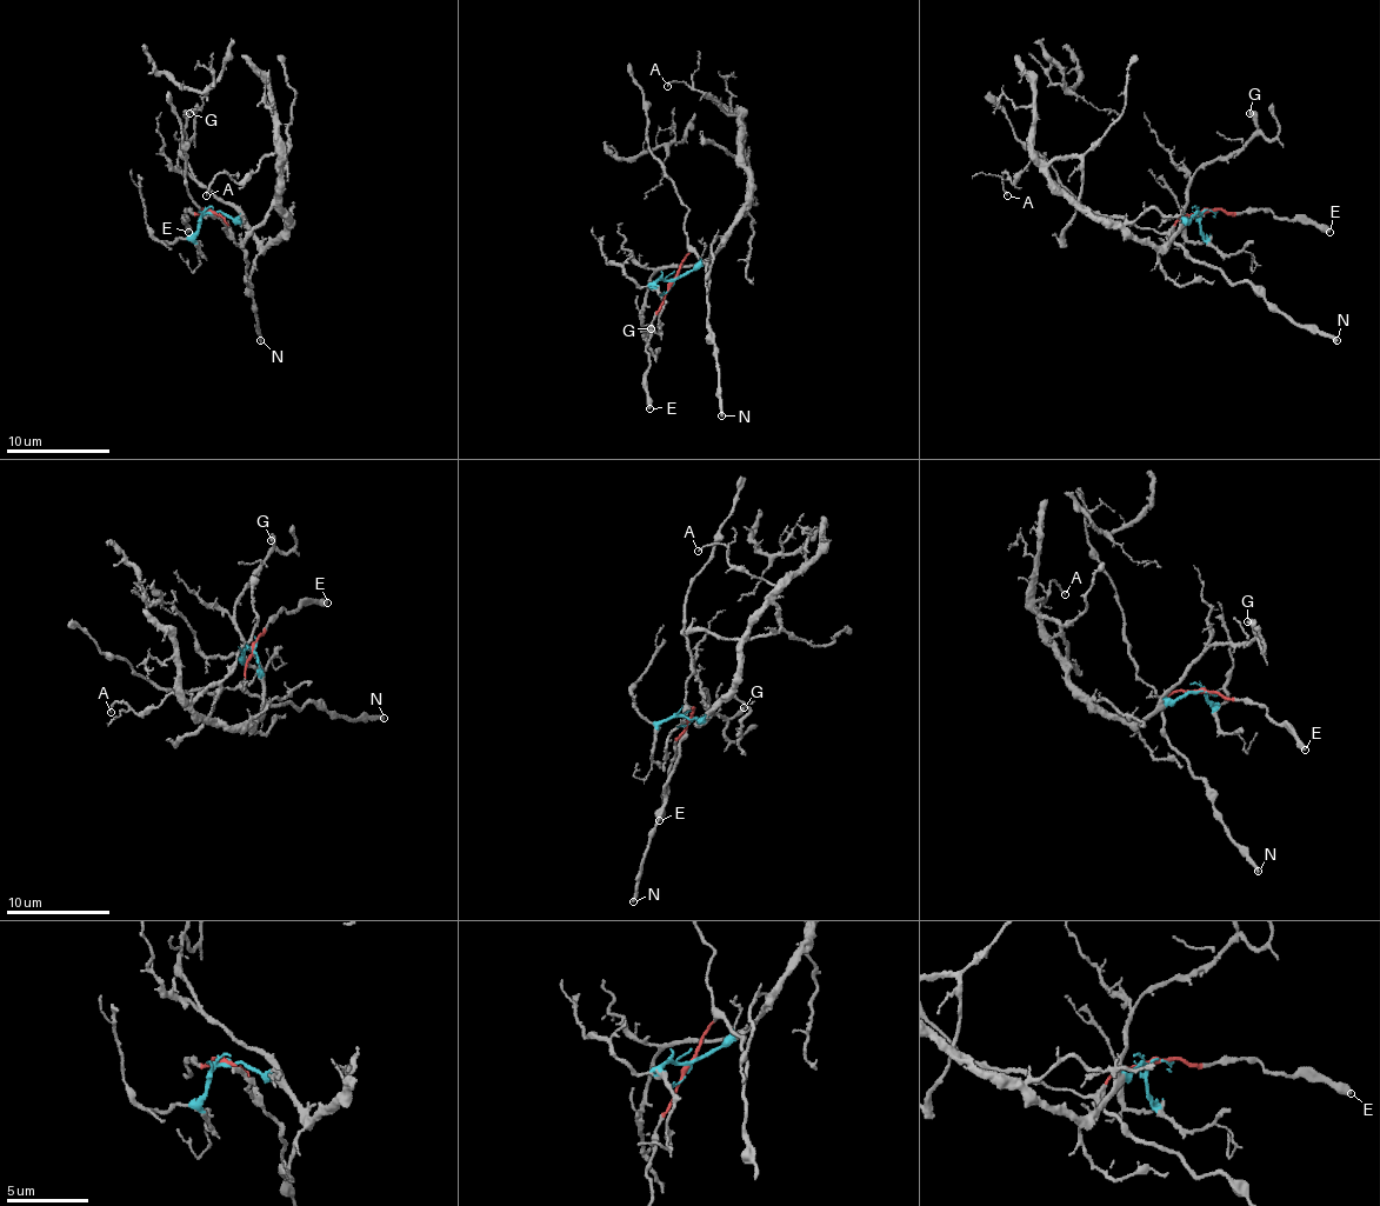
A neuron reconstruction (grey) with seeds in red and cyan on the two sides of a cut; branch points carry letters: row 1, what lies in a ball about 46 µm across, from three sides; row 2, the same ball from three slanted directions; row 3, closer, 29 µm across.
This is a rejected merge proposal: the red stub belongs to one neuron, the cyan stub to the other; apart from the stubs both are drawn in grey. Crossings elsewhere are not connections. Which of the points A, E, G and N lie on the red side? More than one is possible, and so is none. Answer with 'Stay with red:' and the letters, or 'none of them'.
Stay with red: E, N

